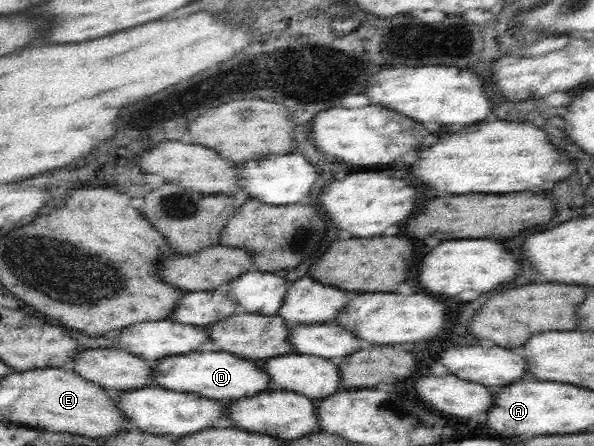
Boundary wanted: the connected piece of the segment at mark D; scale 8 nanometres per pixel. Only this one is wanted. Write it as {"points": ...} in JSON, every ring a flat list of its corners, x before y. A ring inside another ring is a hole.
{"points":[[204,349,186,354,164,355,150,364,151,384,164,390,194,393,200,398,225,402,270,390,268,377,260,372,252,360,244,360,230,354]]}

